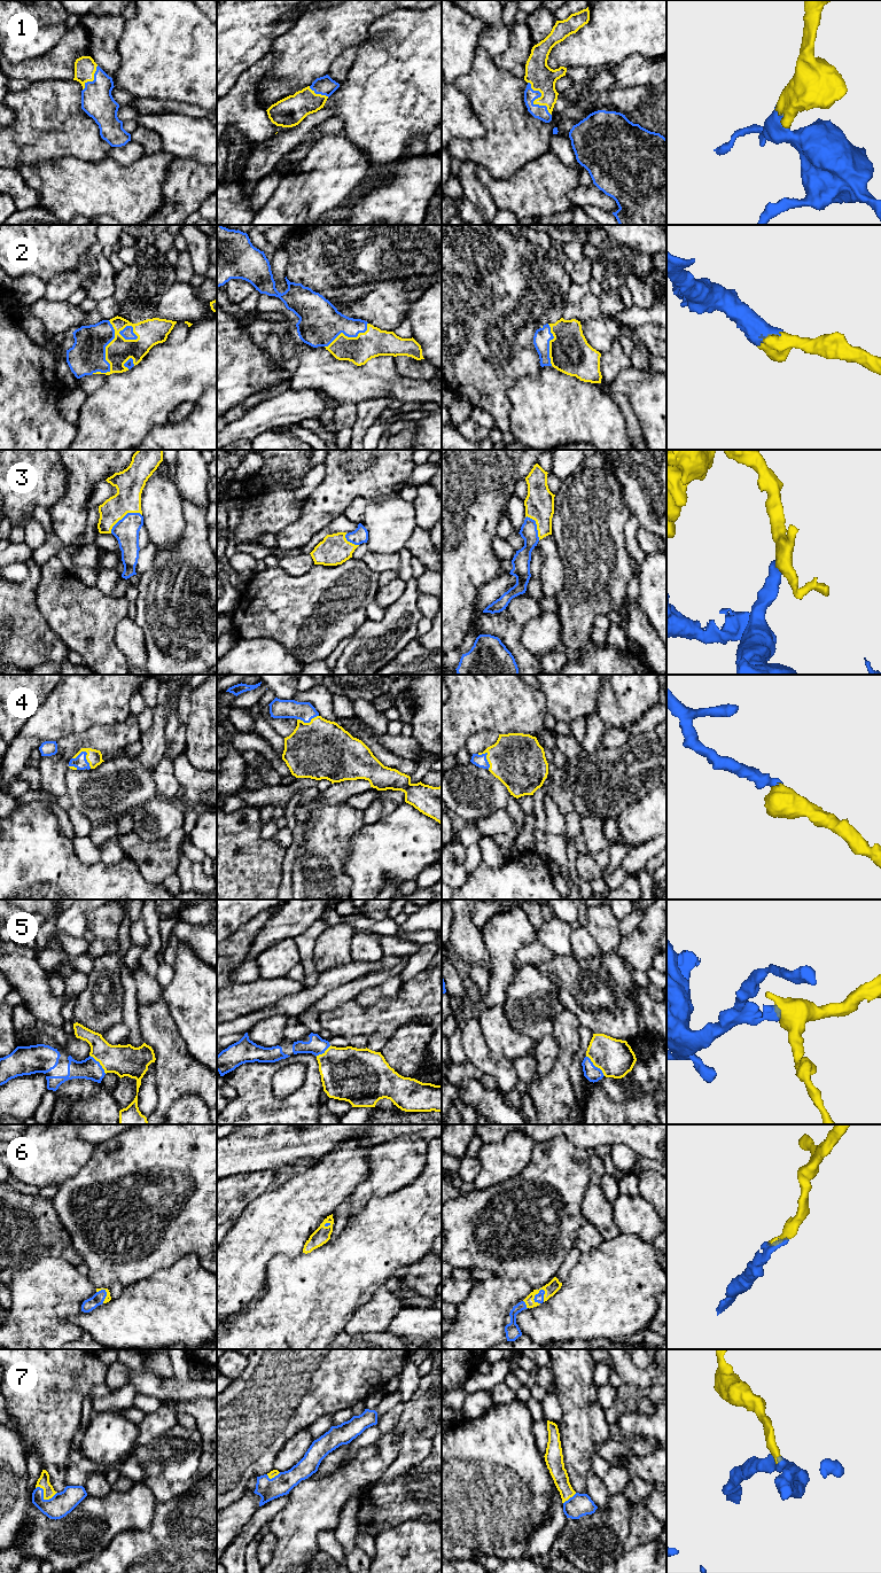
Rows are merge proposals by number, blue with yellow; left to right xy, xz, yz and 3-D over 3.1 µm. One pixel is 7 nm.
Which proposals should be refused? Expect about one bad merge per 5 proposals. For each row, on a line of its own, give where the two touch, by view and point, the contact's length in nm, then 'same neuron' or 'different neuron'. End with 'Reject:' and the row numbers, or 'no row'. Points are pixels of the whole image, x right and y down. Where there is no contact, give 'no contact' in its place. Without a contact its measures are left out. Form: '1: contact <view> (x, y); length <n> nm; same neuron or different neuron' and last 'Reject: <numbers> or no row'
1: contact yz (535, 99); length 280 nm; same neuron
2: contact xy (104, 353); length 400 nm; same neuron
3: contact xy (125, 515); length 260 nm; same neuron
4: contact xy (86, 754); length 150 nm; same neuron
5: contact yz (594, 1066); length 190 nm; same neuron
6: contact yz (535, 1295); length 120 nm; same neuron
7: contact xy (43, 1496); length 160 nm; same neuron
Reject: no row

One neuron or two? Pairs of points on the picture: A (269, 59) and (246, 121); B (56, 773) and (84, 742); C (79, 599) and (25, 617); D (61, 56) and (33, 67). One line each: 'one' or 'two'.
A: one
B: one
C: two
D: one

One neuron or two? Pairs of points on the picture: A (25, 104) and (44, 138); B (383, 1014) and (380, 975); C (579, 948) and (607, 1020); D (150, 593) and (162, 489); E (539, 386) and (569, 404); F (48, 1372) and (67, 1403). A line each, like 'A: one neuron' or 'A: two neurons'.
A: one neuron
B: two neurons
C: two neurons
D: two neurons
E: one neuron
F: one neuron

